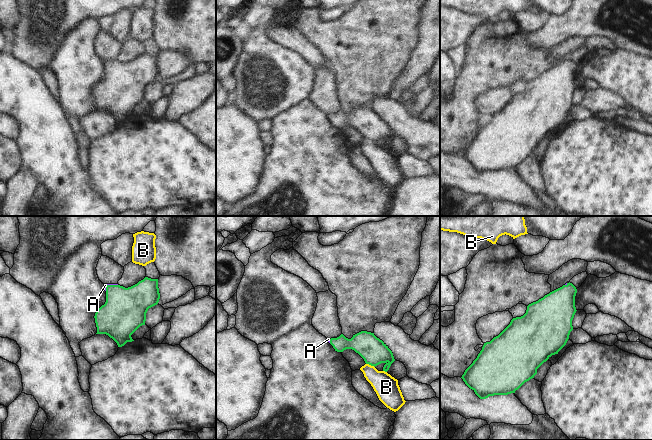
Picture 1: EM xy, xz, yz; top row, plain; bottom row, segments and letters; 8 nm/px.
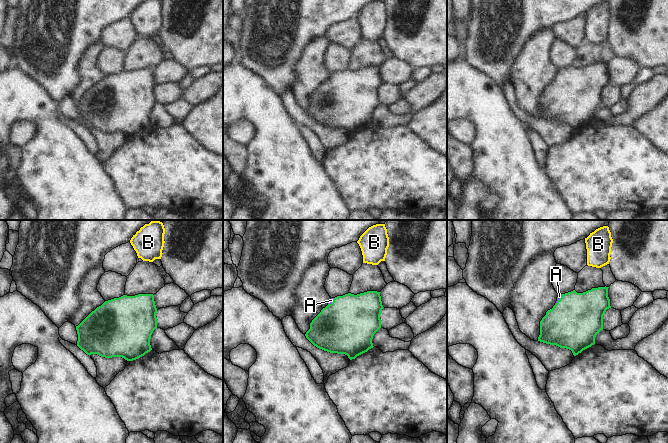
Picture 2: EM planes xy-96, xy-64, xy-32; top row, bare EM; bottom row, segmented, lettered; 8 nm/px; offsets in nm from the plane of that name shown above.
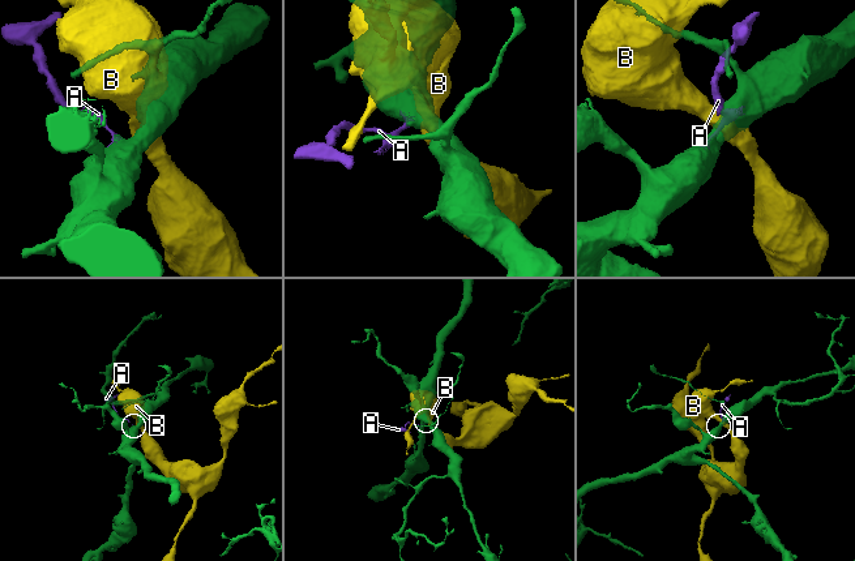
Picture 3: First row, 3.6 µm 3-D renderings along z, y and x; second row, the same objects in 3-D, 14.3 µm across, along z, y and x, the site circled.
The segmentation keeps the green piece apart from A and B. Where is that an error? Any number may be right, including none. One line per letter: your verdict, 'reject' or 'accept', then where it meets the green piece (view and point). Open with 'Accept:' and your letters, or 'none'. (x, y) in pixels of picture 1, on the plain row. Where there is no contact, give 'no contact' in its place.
Accept: A
A: accept; contact xy (109, 61)
B: reject; contact xz (370, 140)

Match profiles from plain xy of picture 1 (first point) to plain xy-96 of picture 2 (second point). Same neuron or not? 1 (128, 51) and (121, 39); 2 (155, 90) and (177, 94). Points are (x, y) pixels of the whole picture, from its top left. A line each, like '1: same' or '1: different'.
1: different
2: same

